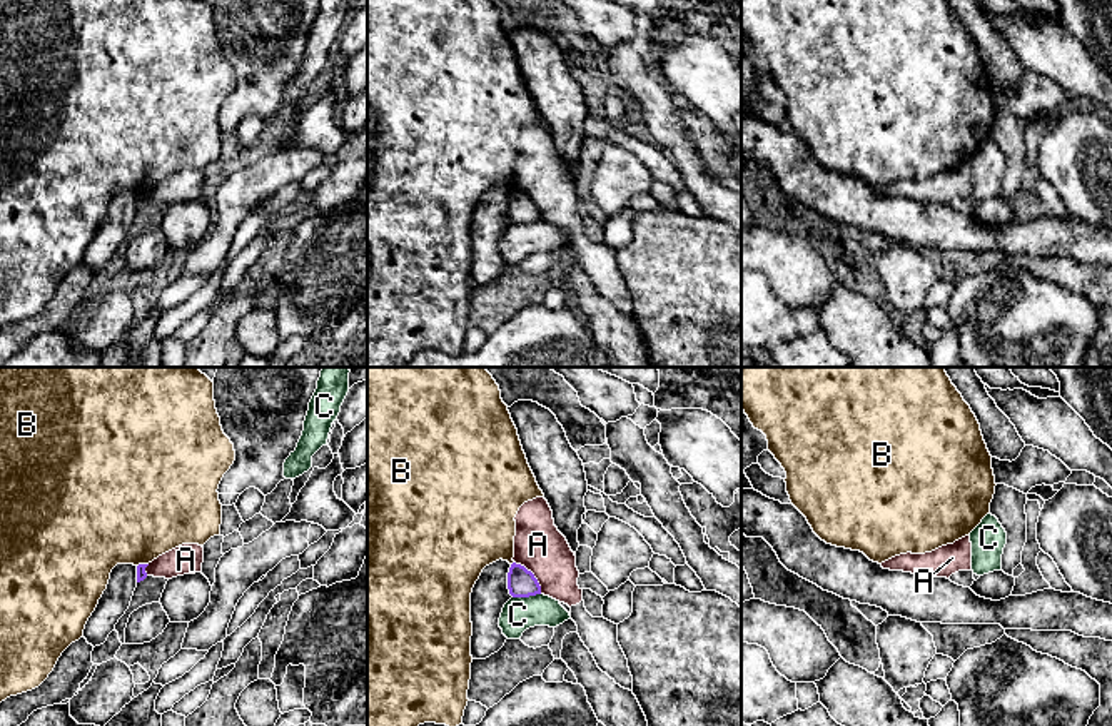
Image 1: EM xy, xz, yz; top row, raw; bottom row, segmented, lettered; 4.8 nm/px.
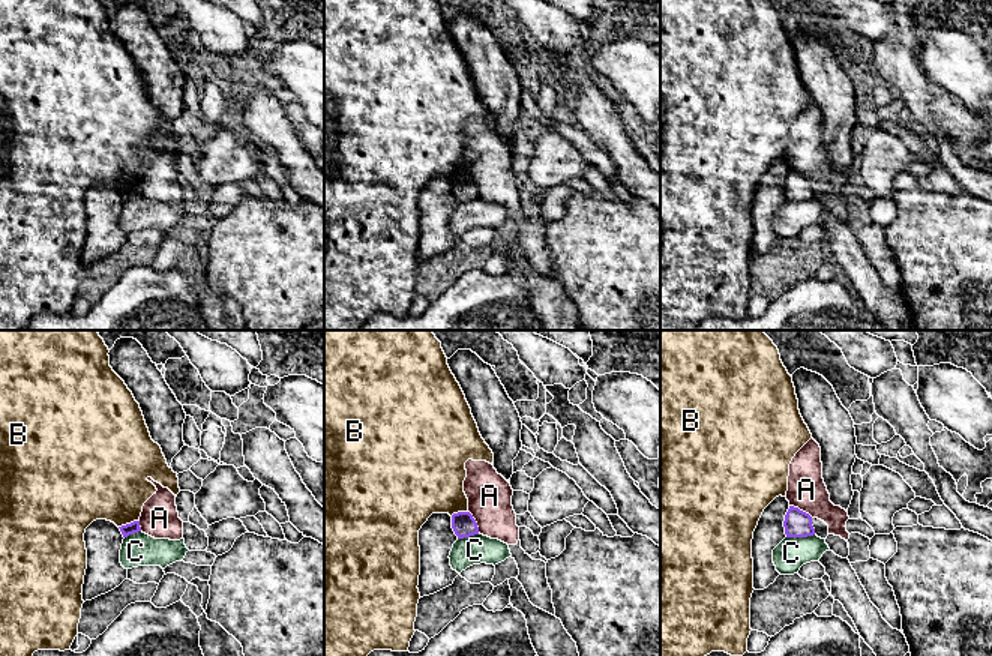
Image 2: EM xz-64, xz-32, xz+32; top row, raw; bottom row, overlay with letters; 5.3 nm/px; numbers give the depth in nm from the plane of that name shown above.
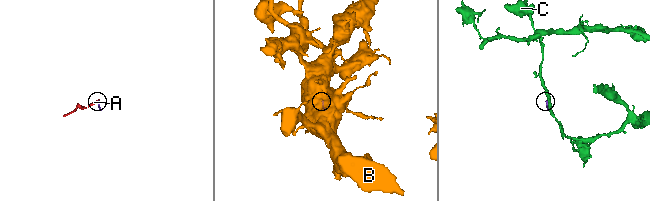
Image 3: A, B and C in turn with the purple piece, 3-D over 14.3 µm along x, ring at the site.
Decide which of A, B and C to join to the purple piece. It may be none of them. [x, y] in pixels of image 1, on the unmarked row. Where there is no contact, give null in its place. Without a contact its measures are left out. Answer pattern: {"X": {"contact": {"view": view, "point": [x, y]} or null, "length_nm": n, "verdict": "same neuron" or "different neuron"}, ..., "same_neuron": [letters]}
{"A": {"contact": {"view": "xz", "point": [533, 201]}, "length_nm": 200, "verdict": "different neuron"}, "B": {"contact": {"view": "xy", "point": [142, 191]}, "length_nm": 60, "verdict": "different neuron"}, "C": {"contact": {"view": "xz", "point": [526, 222]}, "length_nm": 140, "verdict": "different neuron"}, "same_neuron": []}

